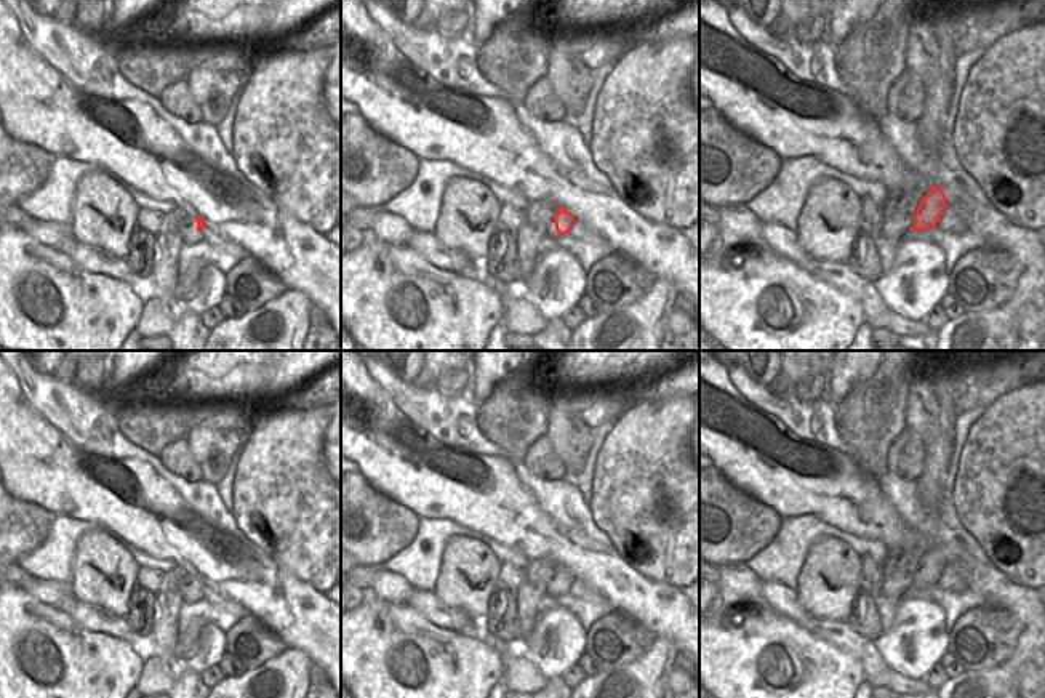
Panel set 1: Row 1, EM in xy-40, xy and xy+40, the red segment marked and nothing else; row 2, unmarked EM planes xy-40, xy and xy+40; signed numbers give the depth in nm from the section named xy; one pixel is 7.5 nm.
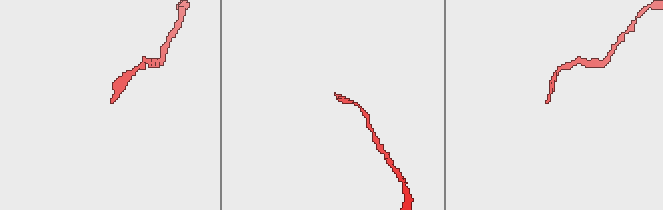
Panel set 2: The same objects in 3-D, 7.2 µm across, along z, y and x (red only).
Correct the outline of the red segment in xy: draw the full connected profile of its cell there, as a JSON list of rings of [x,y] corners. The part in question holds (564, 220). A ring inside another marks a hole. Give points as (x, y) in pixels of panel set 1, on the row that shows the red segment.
[[[559,205],[555,216],[547,224],[547,239],[555,240],[568,234],[573,224],[575,216]]]

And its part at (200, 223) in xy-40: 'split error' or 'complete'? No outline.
split error

